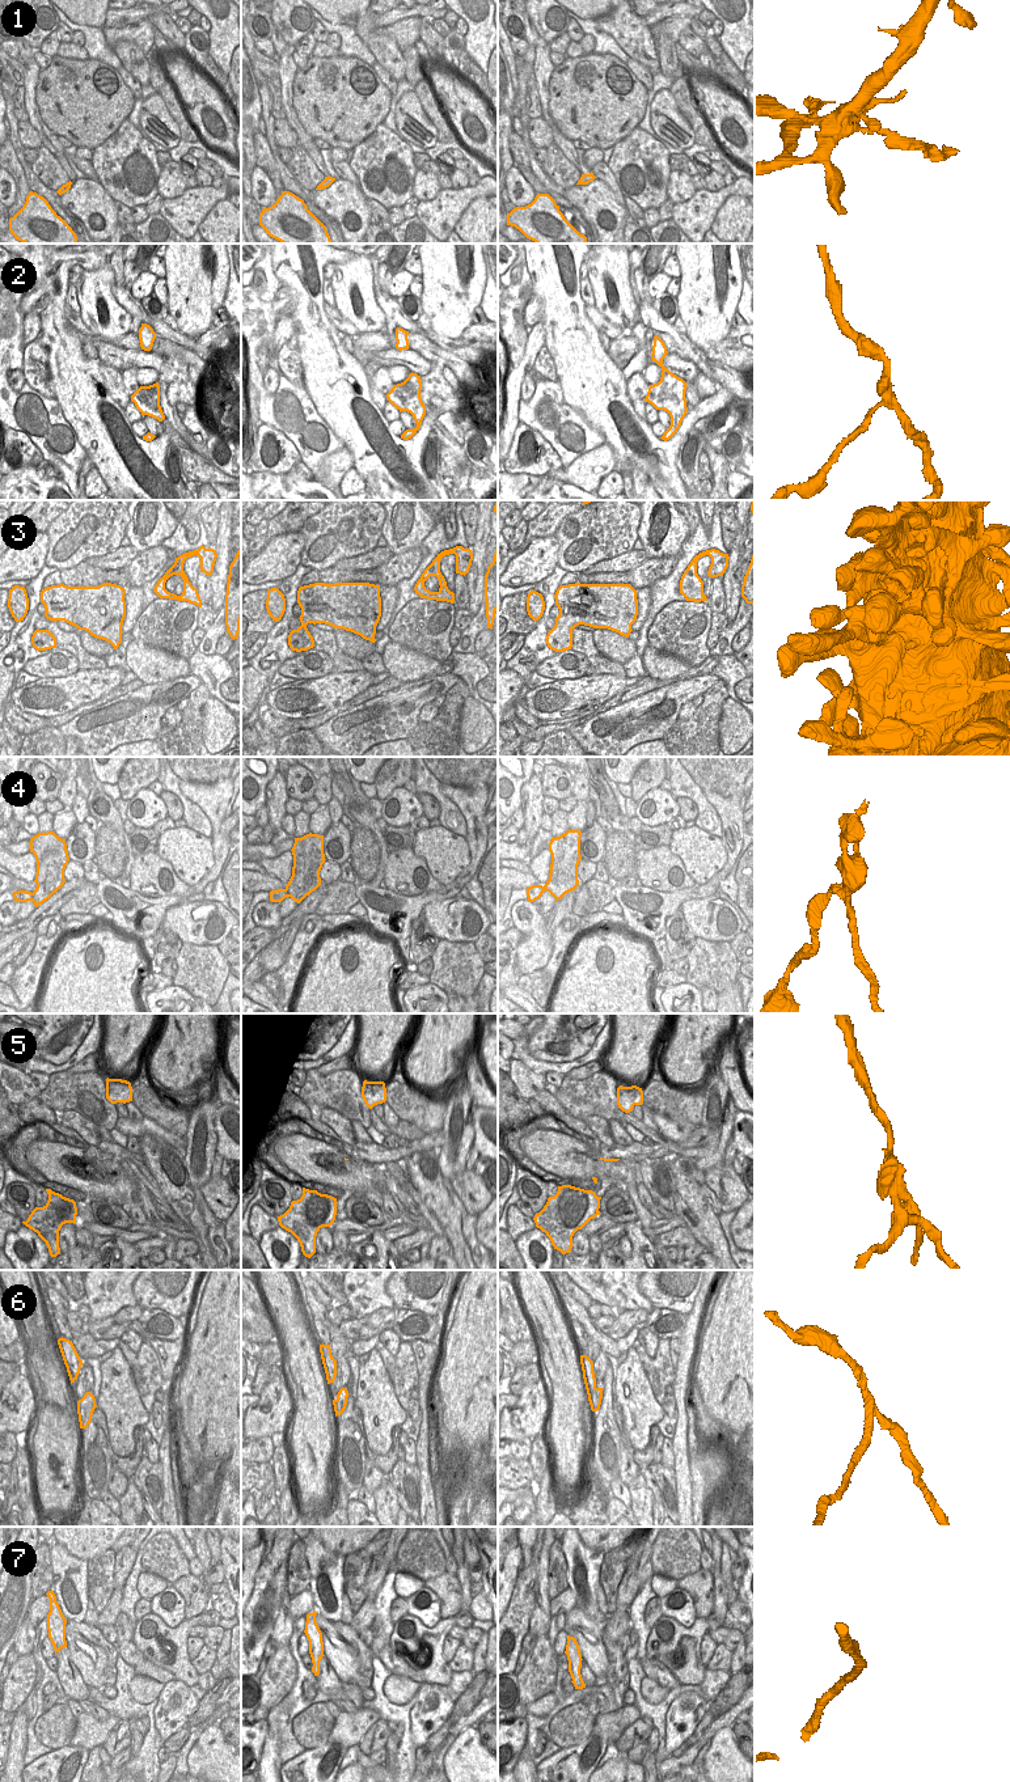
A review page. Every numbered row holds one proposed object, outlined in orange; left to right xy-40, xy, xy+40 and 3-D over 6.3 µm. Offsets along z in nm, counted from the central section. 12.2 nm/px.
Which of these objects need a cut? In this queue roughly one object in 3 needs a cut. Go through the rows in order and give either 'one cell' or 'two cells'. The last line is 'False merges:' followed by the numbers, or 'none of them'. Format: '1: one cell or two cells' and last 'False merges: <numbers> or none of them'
1: one cell
2: one cell
3: one cell
4: two cells
5: two cells
6: two cells
7: one cell
False merges: 4, 5, 6

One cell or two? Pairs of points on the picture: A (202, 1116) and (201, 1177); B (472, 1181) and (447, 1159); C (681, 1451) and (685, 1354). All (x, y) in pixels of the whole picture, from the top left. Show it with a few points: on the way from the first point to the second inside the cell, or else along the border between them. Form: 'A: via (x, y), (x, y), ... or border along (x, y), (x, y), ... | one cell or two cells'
A: via (201, 1131), (201, 1162) | one cell
B: border along (465, 1168), (451, 1180) | two cells
C: via (680, 1427), (681, 1378) | one cell

